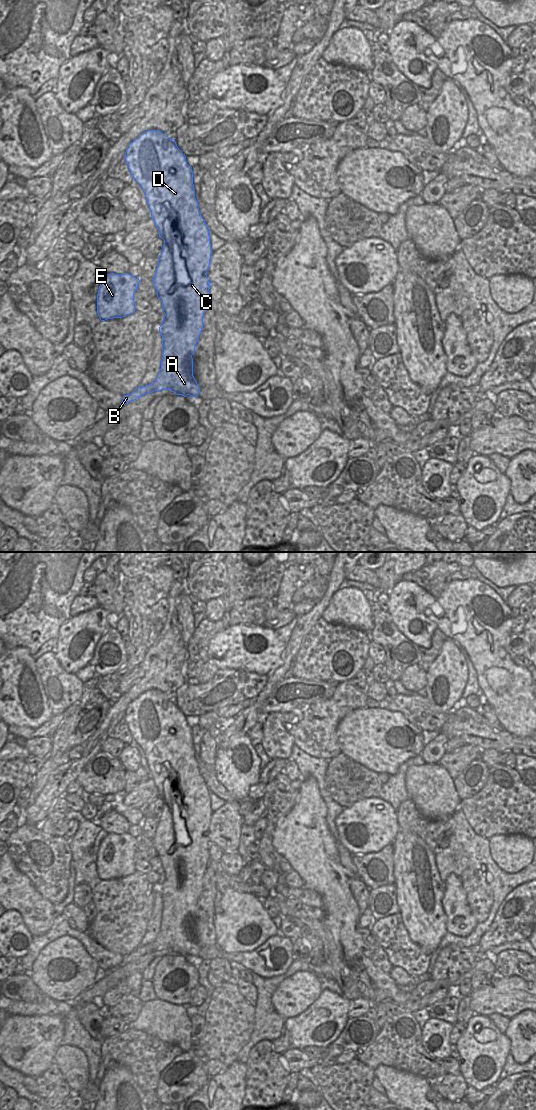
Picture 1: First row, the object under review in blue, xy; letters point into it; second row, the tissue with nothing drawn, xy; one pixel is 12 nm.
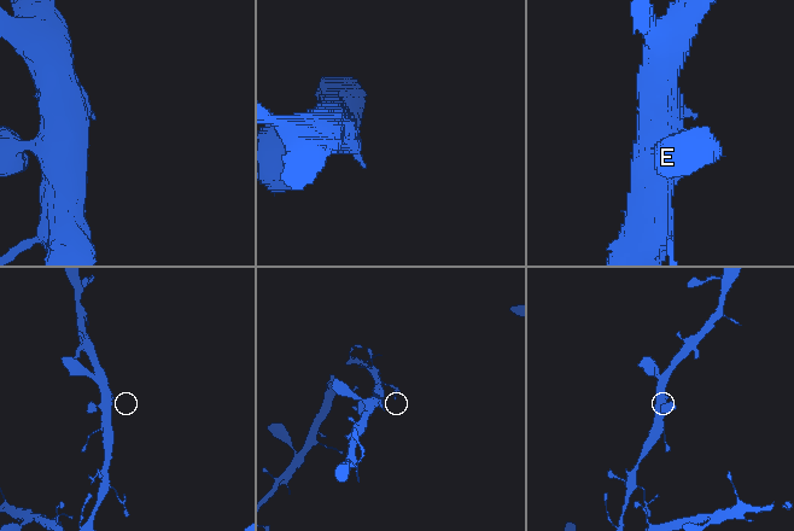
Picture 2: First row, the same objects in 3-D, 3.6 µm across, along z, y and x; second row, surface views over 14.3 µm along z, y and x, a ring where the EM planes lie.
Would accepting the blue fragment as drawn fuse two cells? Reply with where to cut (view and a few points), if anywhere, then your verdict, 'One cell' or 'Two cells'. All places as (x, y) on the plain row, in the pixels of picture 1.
No split. One cell.

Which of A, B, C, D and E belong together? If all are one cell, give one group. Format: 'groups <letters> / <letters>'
groups A B C D E

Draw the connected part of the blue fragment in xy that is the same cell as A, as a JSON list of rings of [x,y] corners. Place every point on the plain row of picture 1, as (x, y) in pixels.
[[[160,690],[142,693],[127,707],[123,719],[130,734],[145,752],[159,797],[164,800],[158,817],[158,826],[152,839],[157,857],[162,862],[165,876],[159,887],[162,896],[161,929],[155,941],[139,946],[123,956],[125,965],[148,953],[171,950],[177,955],[197,957],[199,946],[193,936],[193,918],[203,888],[203,876],[210,858],[210,842],[206,833],[212,815],[209,788],[202,778],[195,758],[192,727],[178,708],[175,699],[169,699]]]

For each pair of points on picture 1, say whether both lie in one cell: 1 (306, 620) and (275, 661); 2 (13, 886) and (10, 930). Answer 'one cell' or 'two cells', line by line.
1: two cells
2: two cells

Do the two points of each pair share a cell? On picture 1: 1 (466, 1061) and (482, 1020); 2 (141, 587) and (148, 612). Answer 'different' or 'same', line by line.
1: same
2: same

